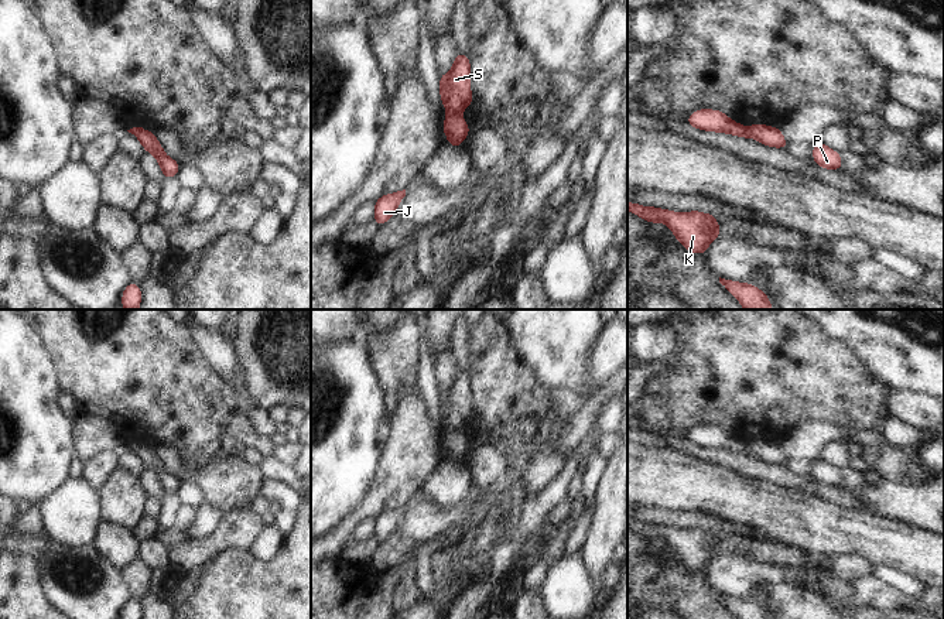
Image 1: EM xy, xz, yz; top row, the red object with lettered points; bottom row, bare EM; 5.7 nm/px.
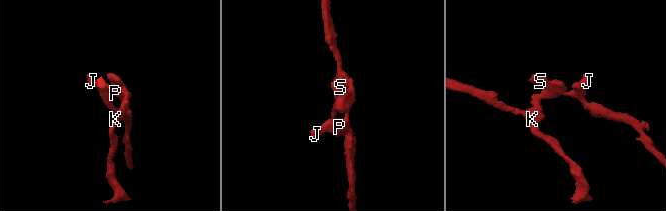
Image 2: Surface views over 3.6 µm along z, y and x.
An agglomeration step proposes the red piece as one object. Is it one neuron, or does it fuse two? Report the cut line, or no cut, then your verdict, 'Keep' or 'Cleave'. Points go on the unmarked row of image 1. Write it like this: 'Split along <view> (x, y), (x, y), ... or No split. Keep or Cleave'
Split along xz (448, 427), (459, 431). Cleave

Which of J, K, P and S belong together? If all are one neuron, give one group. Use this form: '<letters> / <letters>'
J P / K S

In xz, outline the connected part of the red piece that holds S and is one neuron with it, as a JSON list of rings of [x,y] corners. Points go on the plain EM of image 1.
[[[456,369],[451,386],[439,393],[439,413],[448,428],[459,431],[473,420],[468,372]]]

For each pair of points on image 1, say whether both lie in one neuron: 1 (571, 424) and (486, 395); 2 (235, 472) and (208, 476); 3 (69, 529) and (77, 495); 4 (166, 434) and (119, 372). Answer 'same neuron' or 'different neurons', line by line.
1: same neuron
2: same neuron
3: same neuron
4: same neuron

